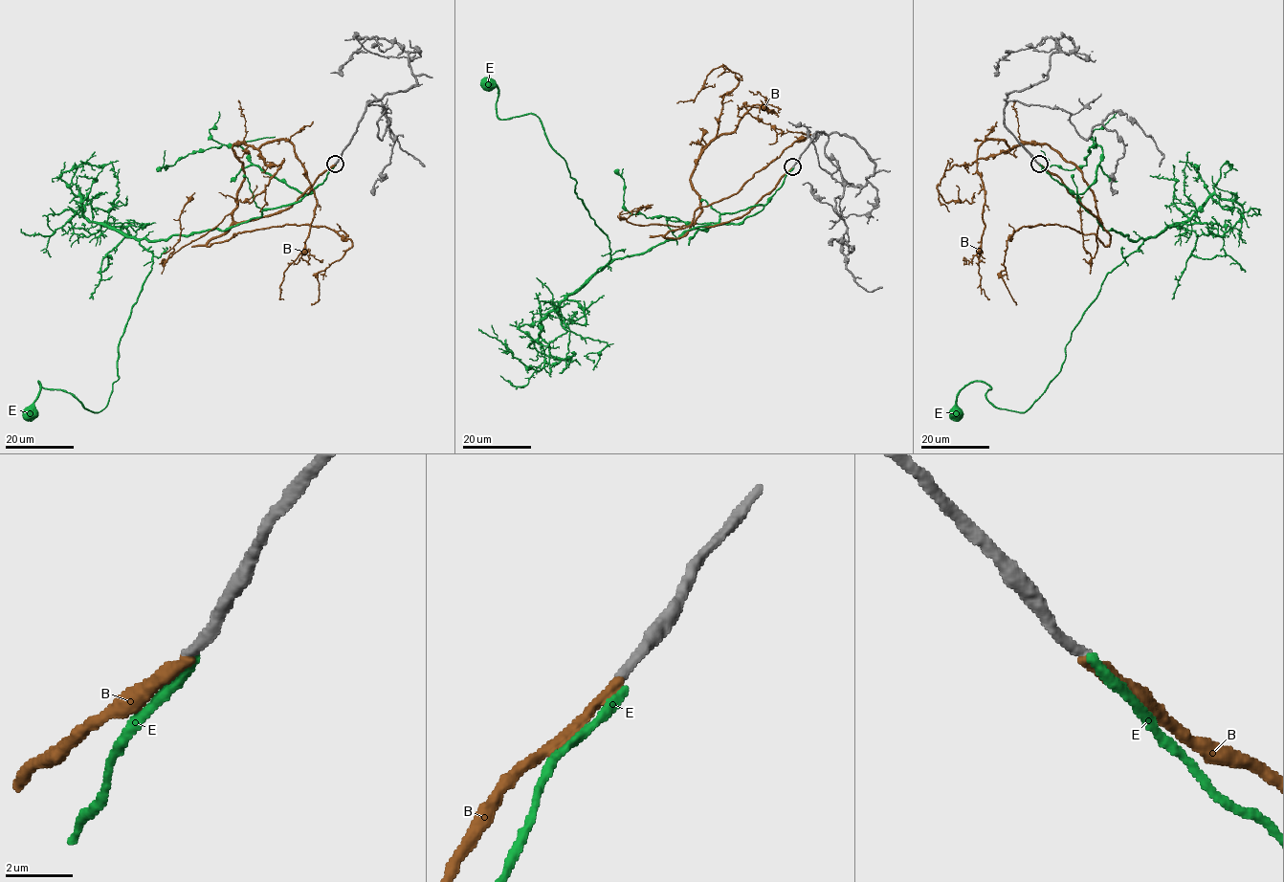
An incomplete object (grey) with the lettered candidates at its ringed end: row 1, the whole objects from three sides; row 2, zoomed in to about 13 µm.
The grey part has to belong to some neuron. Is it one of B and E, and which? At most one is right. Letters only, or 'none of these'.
B

